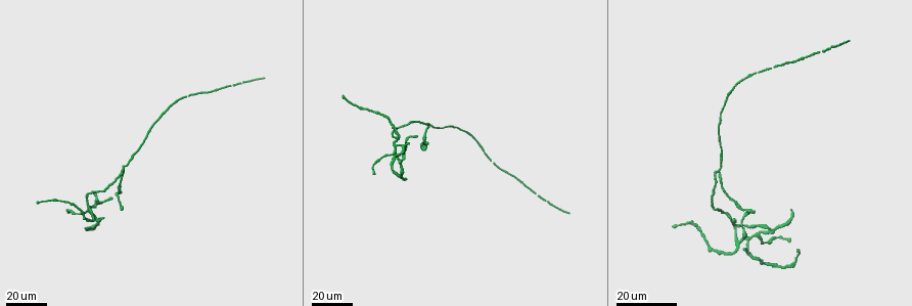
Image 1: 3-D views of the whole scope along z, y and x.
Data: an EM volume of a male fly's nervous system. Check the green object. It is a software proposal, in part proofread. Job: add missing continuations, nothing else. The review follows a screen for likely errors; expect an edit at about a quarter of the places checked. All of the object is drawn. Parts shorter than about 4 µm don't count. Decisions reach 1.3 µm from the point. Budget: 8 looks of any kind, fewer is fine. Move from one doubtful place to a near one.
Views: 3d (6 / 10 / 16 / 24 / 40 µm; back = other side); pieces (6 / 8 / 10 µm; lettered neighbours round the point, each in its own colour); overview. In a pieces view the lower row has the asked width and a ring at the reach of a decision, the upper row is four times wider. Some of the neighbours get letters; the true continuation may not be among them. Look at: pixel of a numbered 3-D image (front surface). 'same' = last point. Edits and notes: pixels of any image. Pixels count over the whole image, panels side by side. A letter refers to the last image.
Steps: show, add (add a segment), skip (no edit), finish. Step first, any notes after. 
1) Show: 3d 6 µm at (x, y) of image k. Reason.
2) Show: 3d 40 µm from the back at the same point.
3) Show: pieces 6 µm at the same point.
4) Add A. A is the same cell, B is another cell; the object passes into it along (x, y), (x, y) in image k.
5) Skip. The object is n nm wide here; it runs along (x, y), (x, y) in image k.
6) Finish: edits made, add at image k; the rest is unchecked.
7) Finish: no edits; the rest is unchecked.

Show: 3d 24 µm at (407, 180) of image 1. End of a long branch.

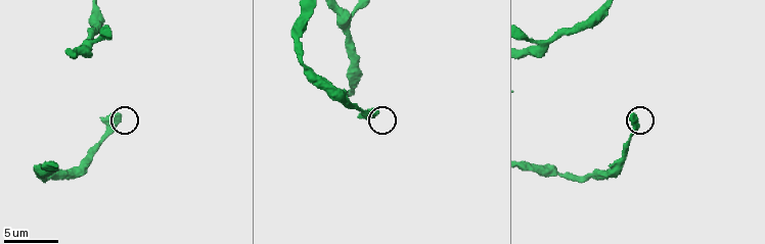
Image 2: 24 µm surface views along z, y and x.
Show: pieces 6 µm at (116, 115) of image 2. See the neighbours.

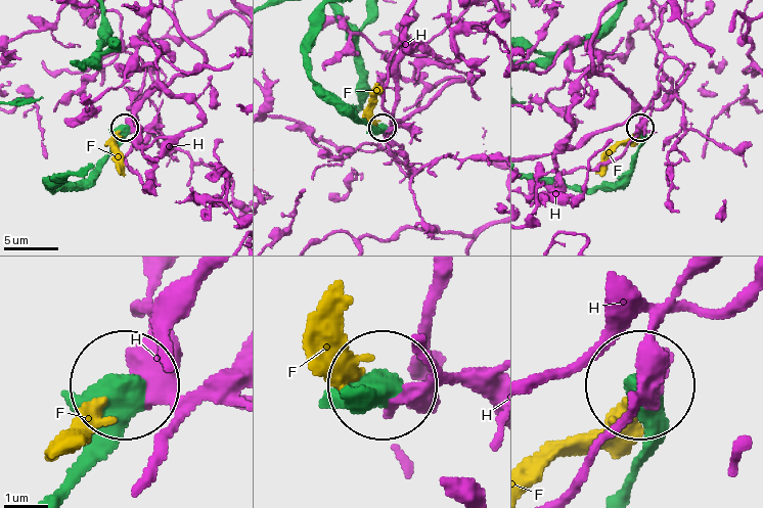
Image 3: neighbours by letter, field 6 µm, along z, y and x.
Skip. F and H are other cells; it runs along (48, 494), (121, 387) in image 3; no lettered segment goes on from it.

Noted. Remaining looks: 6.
Show: 3d 24 µm at (375, 172) of image 1. An open end.

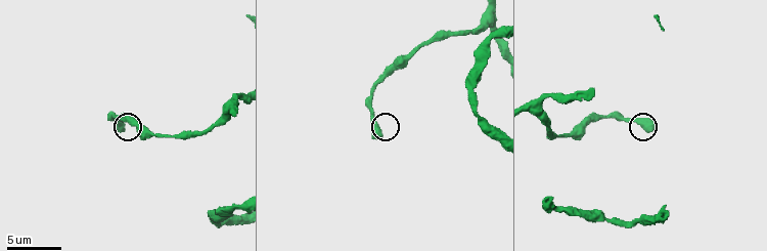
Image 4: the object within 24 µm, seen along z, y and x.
Show: pieces 8 µm at (122, 128) of image 4. See the neighbours.

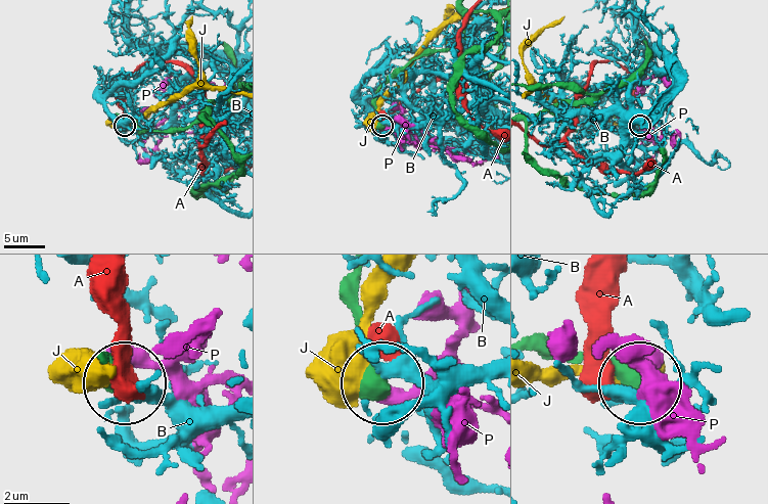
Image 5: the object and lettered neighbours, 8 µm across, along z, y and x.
Skip. The object is 620 nm wide here; A, B, J and P are other cells; no lettered segment goes on from it.

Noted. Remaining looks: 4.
Show: 3d 10 µm at (655, 15) of image 4. An open end.

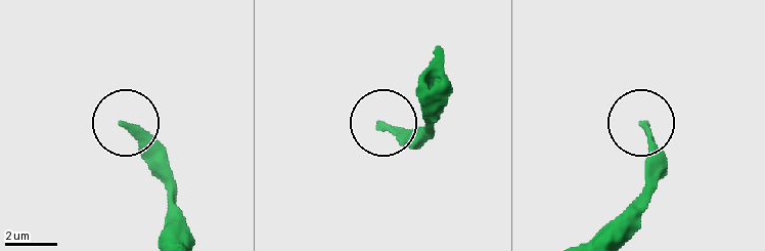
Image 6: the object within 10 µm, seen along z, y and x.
Show: pieces 8 µm at (381, 124) of image 6.

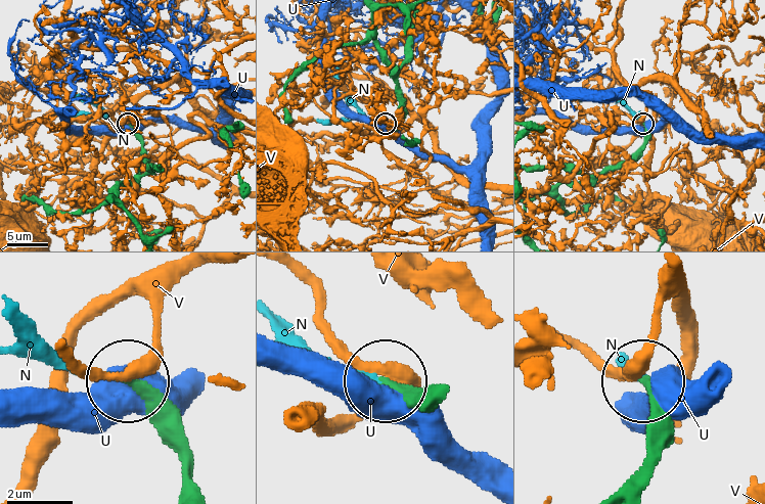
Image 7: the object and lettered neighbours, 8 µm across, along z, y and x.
Add N. N is the same cell, U and V are other cells; the neuron continues.

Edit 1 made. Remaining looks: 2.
Show: 3d 24 µm at (568, 211) of image 1. Tapers out.

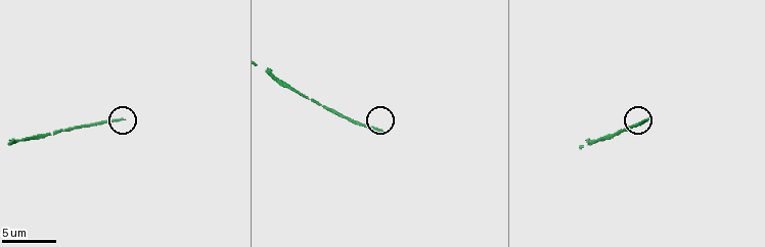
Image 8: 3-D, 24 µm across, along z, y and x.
Show: pieces 8 µm at (648, 120) of image 8. See the neighbours.

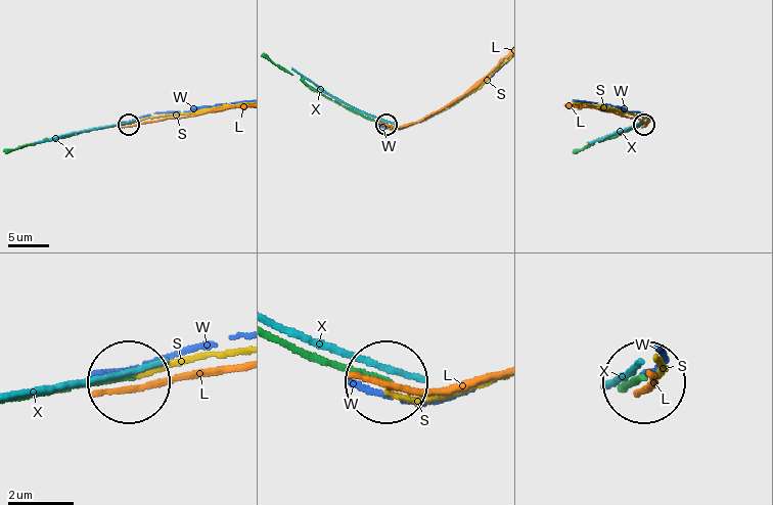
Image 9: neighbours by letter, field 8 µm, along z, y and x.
Skip. L, S, W and X are other cells; it runs along (16, 149), (127, 123) in image 9; none of them fits.

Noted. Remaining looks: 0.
Finish: edits made, add at image 7; the rest is unchecked.

